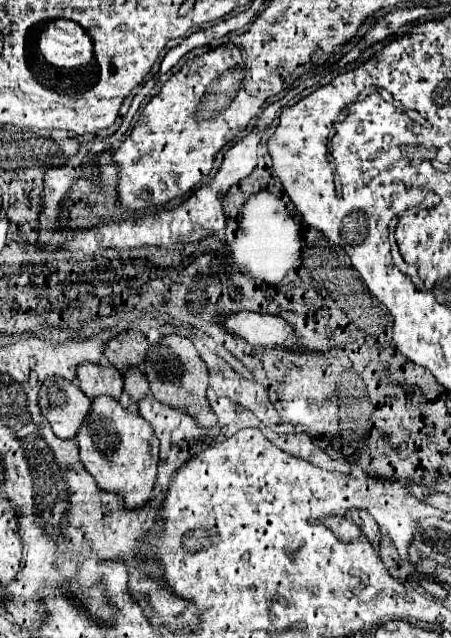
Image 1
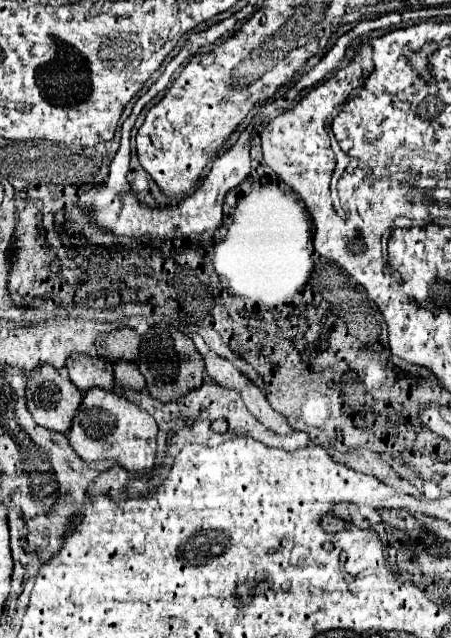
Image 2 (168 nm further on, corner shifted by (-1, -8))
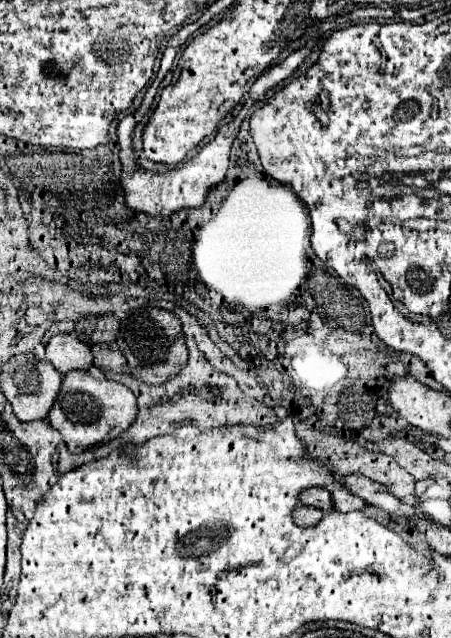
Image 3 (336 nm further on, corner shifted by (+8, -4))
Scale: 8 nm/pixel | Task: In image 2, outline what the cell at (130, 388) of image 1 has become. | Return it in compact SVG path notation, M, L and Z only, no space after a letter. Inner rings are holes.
M117 360L113 362L113 370L115 370L115 384L119 384L121 388L133 388L133 390L145 388L145 378L135 362Z

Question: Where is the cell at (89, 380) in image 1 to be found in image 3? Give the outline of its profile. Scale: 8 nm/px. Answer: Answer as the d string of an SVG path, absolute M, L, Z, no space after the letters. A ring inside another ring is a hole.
M56 334L46 344L46 358L60 374L70 370L90 370L94 364L92 350L72 334Z

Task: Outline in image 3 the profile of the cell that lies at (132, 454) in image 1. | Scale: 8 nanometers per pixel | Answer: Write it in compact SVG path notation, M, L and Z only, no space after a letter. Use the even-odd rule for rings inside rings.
M72 370L62 378L60 394L48 414L48 422L58 430L70 452L84 452L118 438L136 420L136 396L120 382L84 370Z

